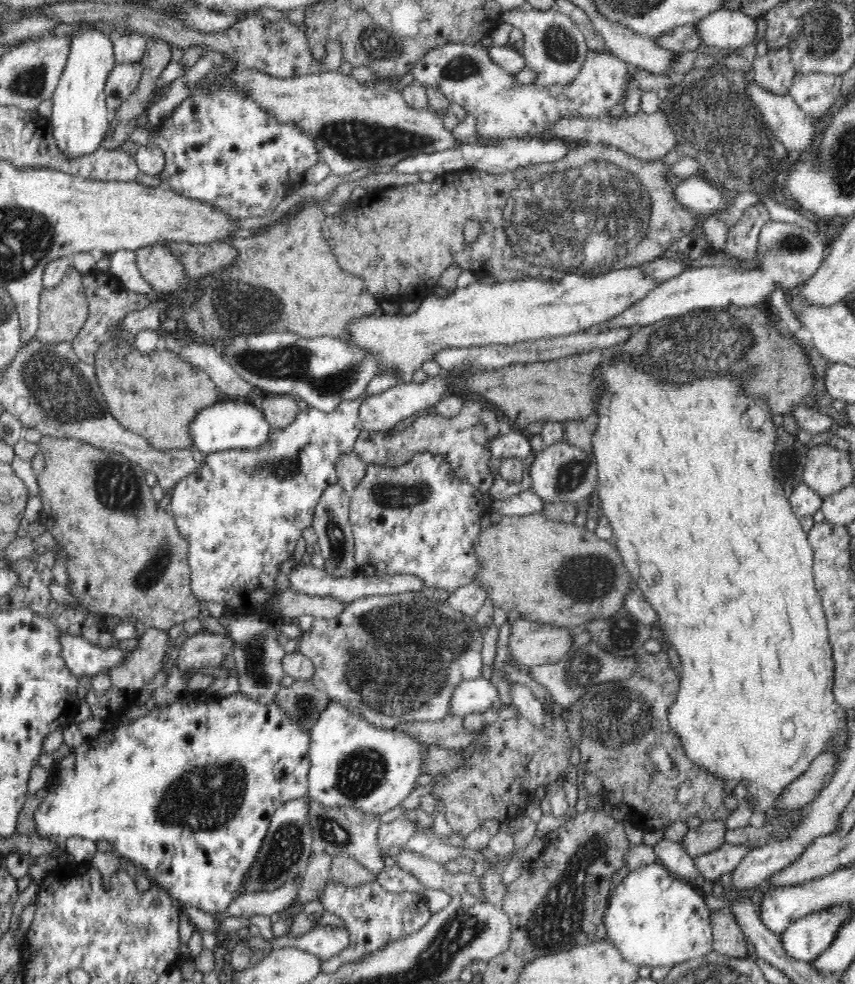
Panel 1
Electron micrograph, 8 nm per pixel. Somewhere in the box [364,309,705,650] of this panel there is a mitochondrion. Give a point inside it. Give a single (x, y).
(588, 577)

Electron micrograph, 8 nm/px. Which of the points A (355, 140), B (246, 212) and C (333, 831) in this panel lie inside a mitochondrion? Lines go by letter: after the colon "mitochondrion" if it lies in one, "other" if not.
A: mitochondrion
B: other
C: mitochondrion

